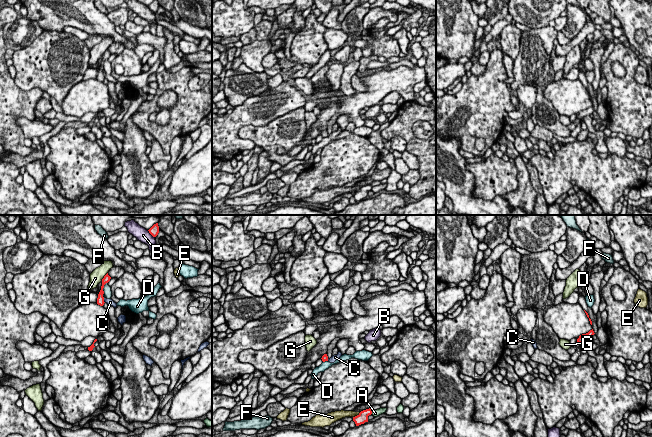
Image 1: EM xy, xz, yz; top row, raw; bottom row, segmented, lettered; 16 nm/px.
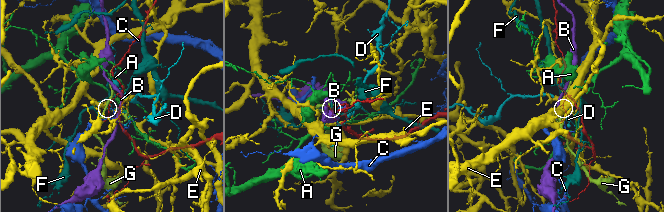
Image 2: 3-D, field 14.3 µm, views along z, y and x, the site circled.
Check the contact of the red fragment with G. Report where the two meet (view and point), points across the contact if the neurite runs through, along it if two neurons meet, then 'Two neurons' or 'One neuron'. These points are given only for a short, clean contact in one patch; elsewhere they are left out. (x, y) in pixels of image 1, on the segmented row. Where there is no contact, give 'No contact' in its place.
Touches red at xy (104, 276). Boundary: xy (107, 272), (101, 280). Two neurons

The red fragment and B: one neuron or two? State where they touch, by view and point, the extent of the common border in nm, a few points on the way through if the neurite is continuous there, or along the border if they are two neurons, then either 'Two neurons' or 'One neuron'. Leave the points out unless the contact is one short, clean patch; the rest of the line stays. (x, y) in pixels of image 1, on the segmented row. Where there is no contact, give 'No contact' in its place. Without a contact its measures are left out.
Touches red at xy (151, 234). Shared border 170 nm. Boundary: xy (147, 230), (154, 237). Two neurons

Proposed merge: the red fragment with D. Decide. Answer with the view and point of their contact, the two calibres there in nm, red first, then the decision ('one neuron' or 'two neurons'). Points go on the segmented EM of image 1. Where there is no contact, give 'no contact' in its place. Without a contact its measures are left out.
xz (325, 360) | 100/130 nm | two neurons

